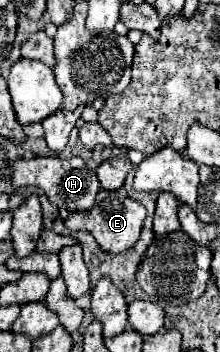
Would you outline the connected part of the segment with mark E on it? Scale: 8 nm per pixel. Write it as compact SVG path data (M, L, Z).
M99 190L93 208L89 208L85 212L71 212L65 218L65 226L69 230L89 230L105 252L117 254L117 252L131 248L139 240L143 220L145 220L145 206L143 204L135 202L129 196L121 198L121 194L117 190Z

